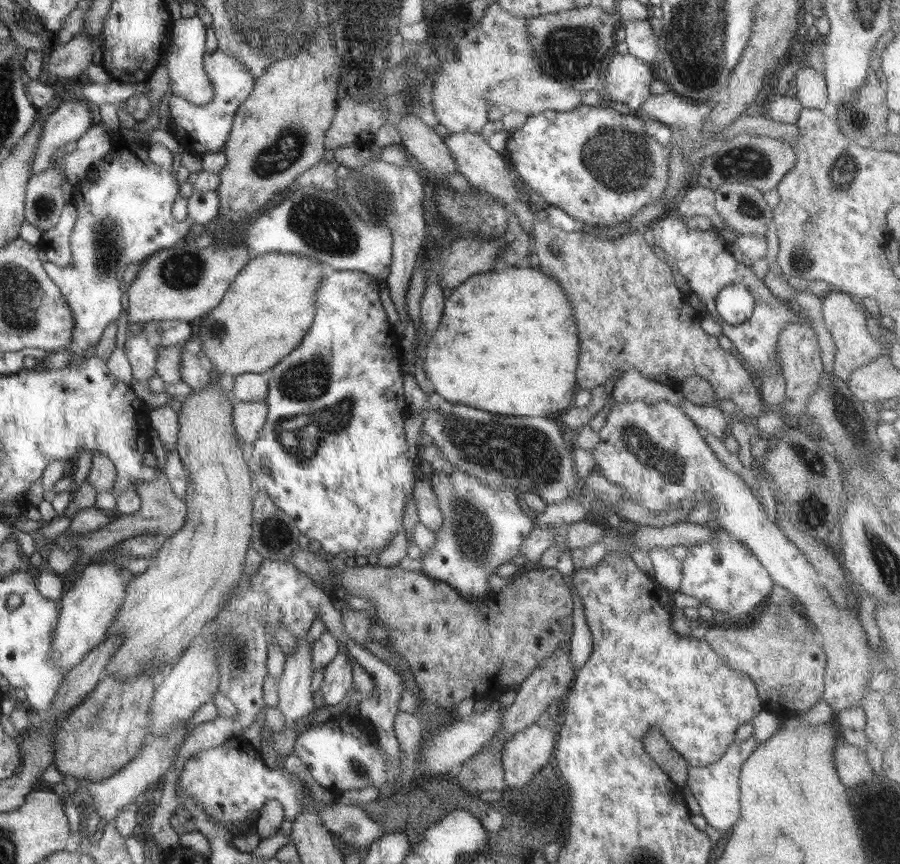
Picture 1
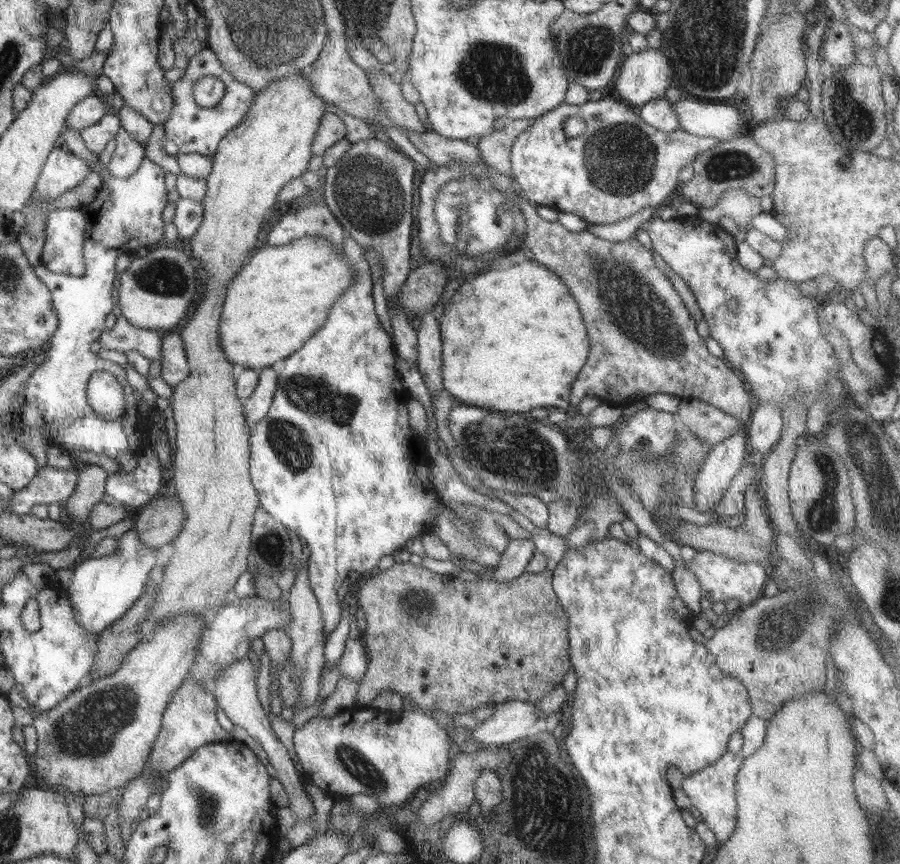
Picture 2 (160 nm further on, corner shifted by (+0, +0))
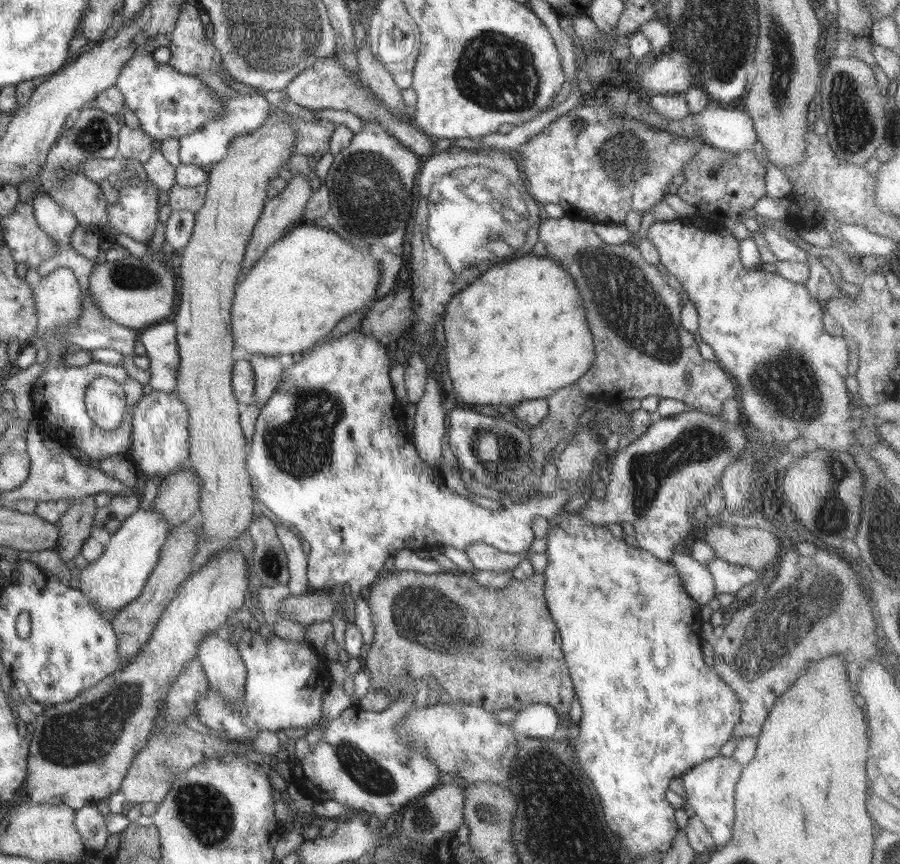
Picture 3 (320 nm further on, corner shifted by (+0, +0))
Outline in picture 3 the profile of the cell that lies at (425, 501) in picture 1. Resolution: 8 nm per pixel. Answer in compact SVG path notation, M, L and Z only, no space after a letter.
M477 542L464 550L466 556L472 561L475 570L486 572L506 572L514 570L526 558L526 553L510 554L502 552L483 542Z

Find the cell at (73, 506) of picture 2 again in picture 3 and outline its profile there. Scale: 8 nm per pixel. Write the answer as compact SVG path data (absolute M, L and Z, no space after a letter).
M74 500L60 517L57 525L60 536L57 538L55 549L65 564L69 560L74 561L80 554L84 541L91 537L96 510L95 503Z

